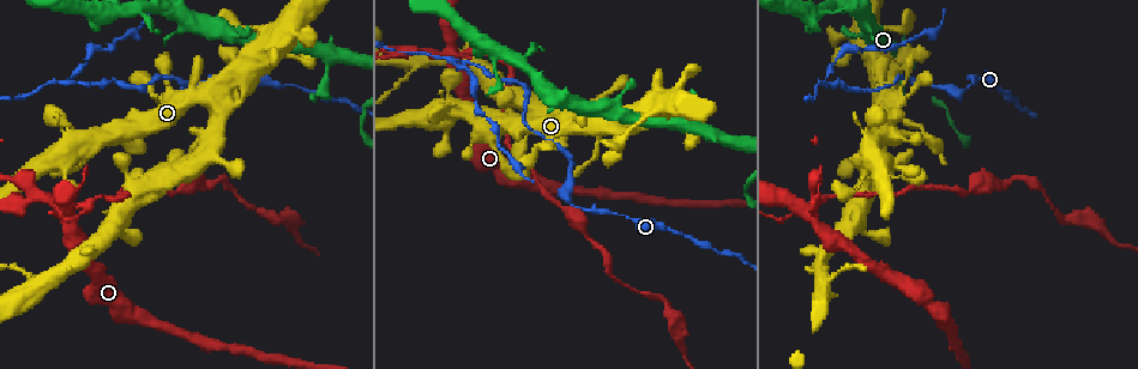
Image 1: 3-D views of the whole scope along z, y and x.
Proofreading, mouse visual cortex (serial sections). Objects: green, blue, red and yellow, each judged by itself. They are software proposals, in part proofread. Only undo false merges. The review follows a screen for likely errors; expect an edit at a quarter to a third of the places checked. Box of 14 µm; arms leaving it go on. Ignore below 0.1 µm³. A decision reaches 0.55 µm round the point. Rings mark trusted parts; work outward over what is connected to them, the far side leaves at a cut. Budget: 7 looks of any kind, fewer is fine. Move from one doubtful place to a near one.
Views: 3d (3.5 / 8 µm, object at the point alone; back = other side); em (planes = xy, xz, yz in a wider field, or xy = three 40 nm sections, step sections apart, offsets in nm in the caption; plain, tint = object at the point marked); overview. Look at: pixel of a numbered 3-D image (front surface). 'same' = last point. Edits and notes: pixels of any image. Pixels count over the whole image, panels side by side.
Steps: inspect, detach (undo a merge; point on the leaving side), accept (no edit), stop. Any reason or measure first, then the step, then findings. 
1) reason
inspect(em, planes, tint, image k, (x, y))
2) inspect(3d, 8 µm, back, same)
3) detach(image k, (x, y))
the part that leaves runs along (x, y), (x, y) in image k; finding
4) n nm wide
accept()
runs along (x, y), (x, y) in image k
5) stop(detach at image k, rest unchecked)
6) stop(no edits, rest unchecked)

thin neck
inspect(3d, 8 µm, back, image 1, (998, 89))

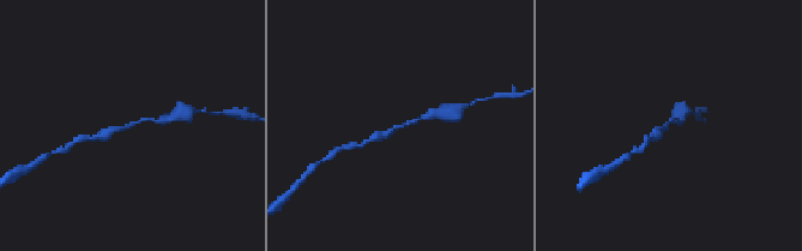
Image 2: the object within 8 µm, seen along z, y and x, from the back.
zoom in
inspect(3d, 3.5 µm, image 2, (667, 124))

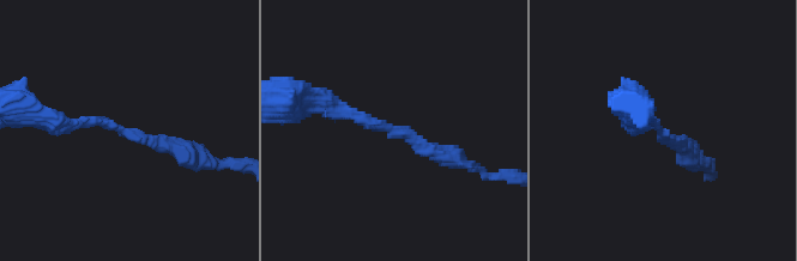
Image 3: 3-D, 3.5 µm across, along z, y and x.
arms of 200, 250 nm
inspect(em, xy, step 2, tint, image 3, (660, 131))

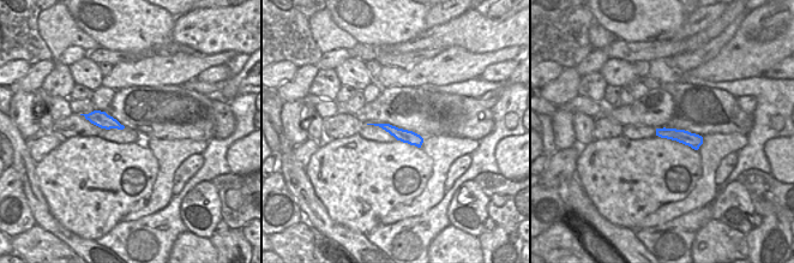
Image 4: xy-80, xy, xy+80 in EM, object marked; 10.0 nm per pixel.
accept()
runs along (659, 131), (699, 141) in image 4; all the same cell

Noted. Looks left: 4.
a narrow waist
inspect(3d, 3.5 µm, image 1, (580, 207))

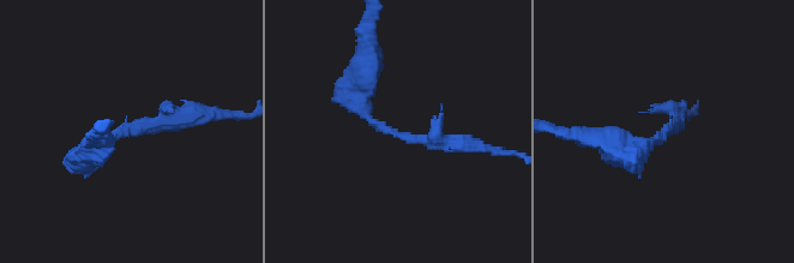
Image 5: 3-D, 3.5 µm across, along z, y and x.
arms of 250, 300 nm
inspect(em, planes, tint, image 5, (399, 136))

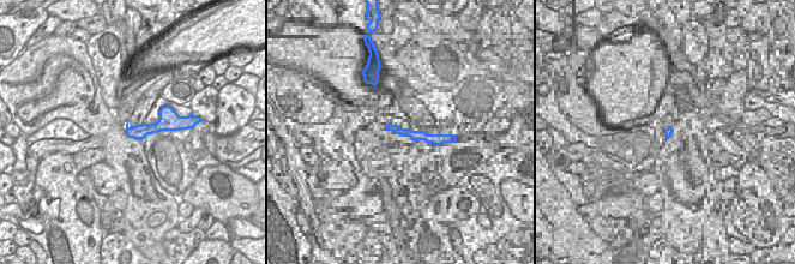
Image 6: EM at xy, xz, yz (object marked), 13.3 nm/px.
accept()
runs along (169, 124), (128, 132) in image 6; all the same cell

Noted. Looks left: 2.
three-way junction
inspect(3d, 3.5 µm, back, image 1, (457, 60))

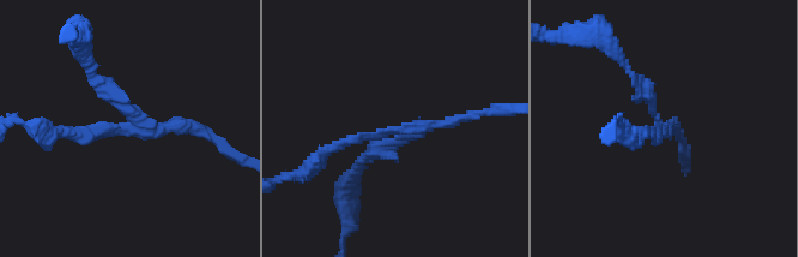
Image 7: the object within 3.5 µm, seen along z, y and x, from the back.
3 arms; arms of 150, 150, 200 nm; shape alone is not enough
inspect(em, xy, step 3, tint, image 7, (132, 126))

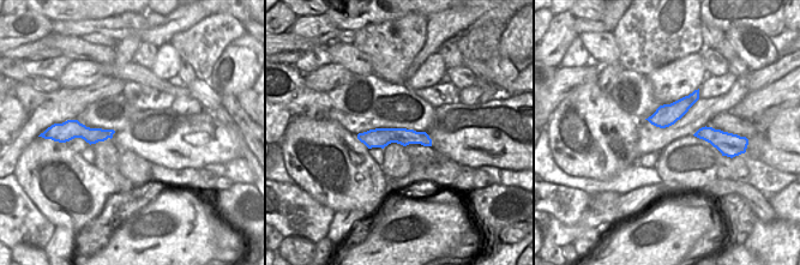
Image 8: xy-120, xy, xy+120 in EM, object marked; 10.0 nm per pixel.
detach(image 7, (372, 153))
the part that leaves runs along (401, 136), (364, 157), (346, 191) in image 7; two cells meet here

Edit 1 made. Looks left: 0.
stop(detach at image 7, rest unchecked)

